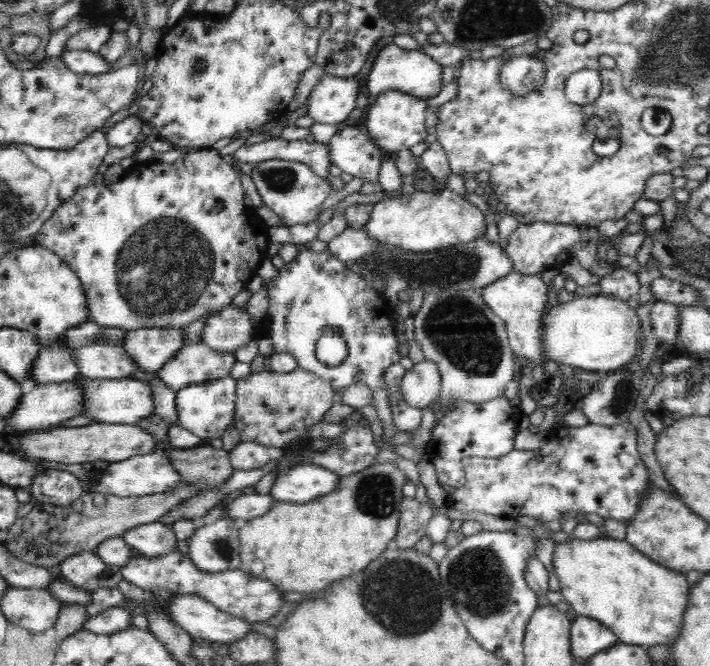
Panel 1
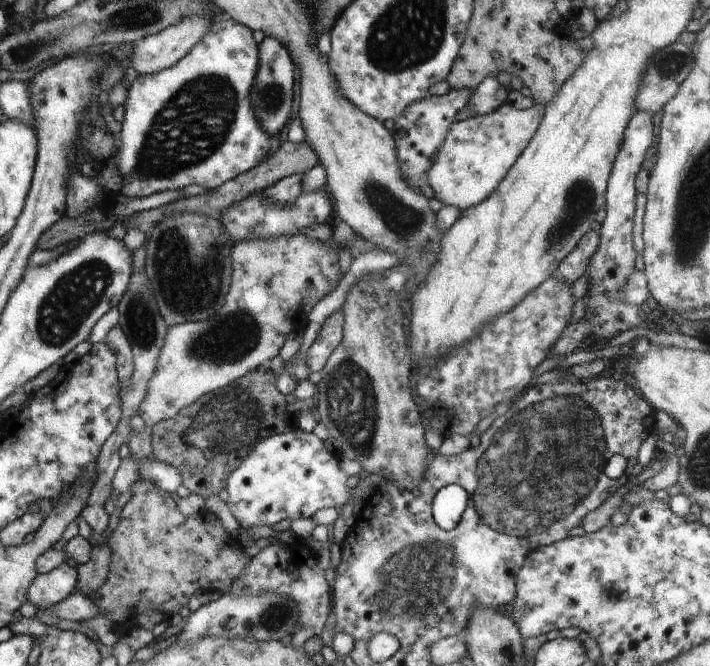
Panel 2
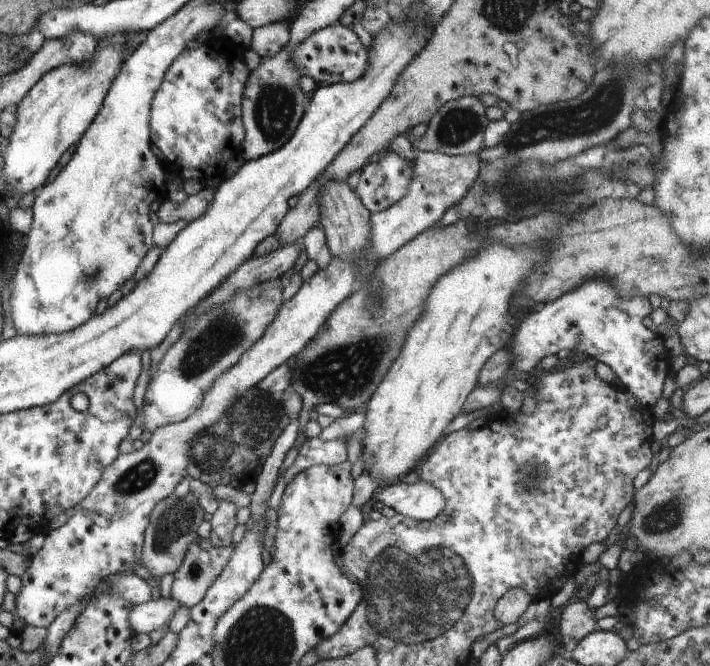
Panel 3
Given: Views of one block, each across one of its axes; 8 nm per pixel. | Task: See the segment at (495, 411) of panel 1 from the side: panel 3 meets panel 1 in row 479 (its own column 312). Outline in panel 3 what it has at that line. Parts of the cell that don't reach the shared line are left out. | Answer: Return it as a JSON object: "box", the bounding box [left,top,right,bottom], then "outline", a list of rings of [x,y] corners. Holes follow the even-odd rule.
{"box":[284,437,347,483],"outline":[[[320,437],[306,438],[296,460],[284,471],[284,480],[289,483],[296,474],[309,466],[347,465],[347,455],[346,444],[340,439],[324,441]]]}

